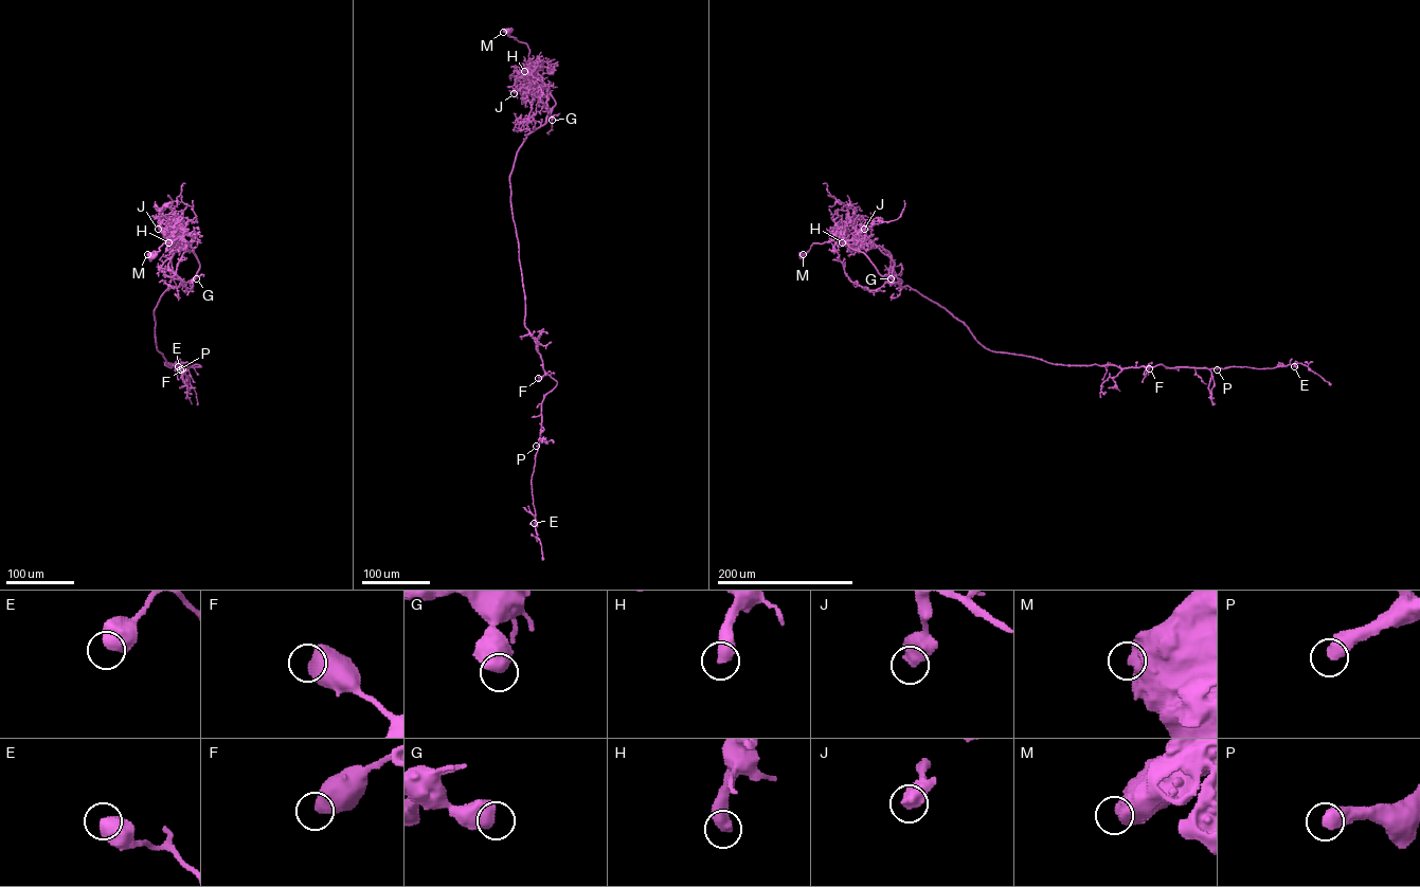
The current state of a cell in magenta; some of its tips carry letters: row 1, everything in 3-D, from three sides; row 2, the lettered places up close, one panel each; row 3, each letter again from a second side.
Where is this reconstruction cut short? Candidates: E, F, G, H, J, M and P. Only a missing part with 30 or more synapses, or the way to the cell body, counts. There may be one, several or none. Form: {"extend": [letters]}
{"extend": ["H"]}

